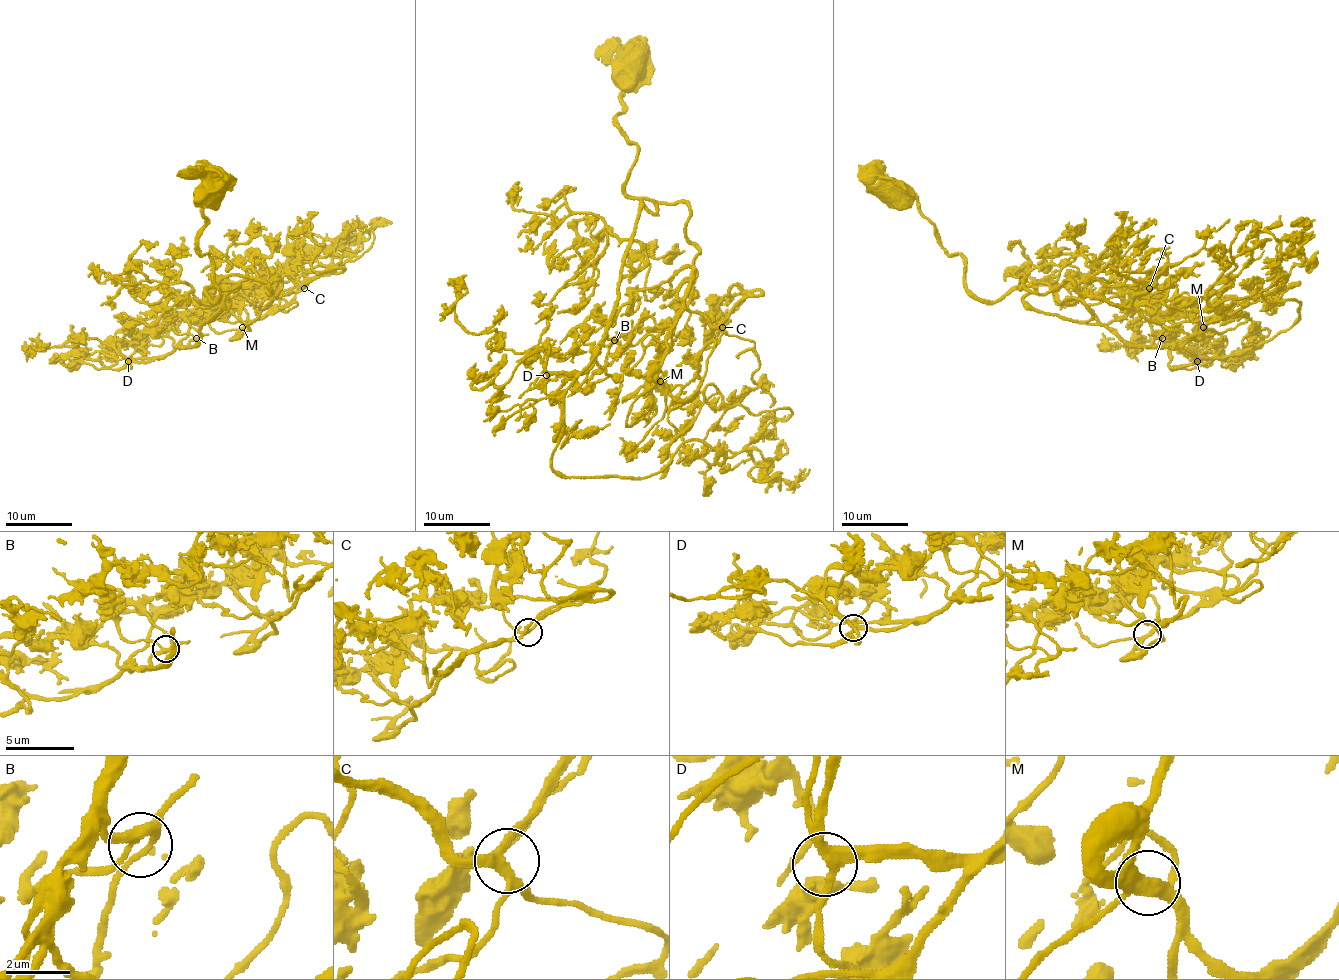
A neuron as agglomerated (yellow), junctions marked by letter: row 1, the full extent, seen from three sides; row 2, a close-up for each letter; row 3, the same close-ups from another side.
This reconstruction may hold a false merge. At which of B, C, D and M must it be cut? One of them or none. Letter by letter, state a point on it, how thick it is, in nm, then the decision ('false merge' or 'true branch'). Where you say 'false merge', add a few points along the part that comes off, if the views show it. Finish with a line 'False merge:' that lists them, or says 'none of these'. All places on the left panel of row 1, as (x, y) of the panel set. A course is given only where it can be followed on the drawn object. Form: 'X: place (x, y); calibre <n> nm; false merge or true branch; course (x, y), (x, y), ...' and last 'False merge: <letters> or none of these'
B: place (196, 338); calibre 280 nm; true branch
C: place (304, 288); calibre 240 nm; true branch
D: place (128, 361); calibre 260 nm; true branch
M: place (242, 327); calibre 320 nm; true branch
False merge: none of these

